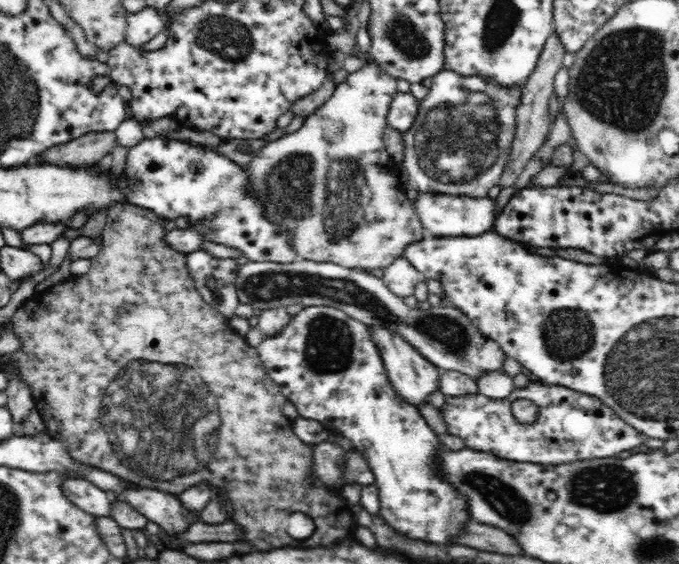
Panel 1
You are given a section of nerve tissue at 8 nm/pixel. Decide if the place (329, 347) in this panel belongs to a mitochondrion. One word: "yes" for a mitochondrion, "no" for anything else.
yes

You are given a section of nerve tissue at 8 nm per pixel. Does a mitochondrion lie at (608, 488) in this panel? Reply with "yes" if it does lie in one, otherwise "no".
yes

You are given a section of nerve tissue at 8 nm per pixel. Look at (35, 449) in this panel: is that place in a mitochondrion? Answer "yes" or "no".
no

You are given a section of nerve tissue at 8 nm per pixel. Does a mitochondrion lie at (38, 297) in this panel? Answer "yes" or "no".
no

